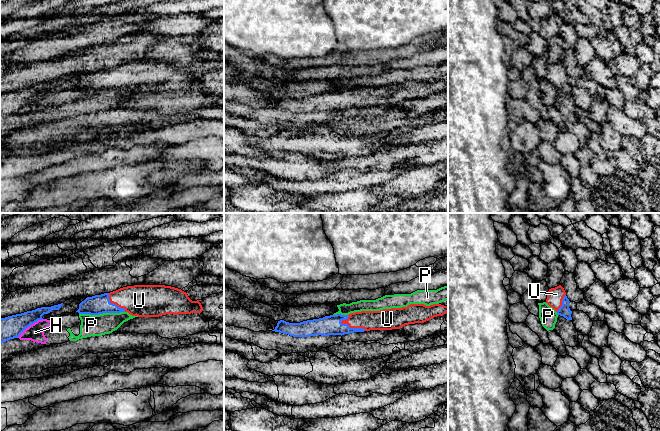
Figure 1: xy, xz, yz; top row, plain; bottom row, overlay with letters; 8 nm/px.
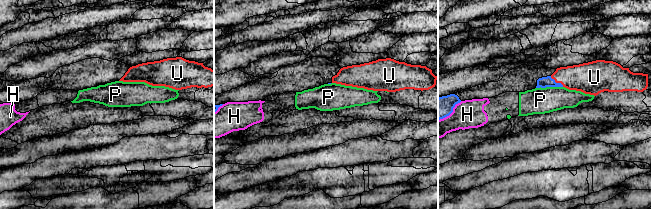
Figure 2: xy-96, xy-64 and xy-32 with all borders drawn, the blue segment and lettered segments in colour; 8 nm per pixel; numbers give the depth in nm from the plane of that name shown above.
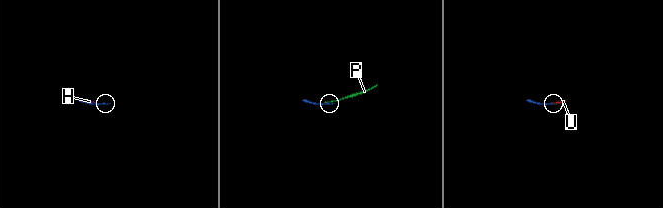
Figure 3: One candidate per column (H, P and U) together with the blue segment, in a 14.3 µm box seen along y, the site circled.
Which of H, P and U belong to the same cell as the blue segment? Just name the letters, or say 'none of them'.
U

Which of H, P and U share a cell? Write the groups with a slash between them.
H P / U

